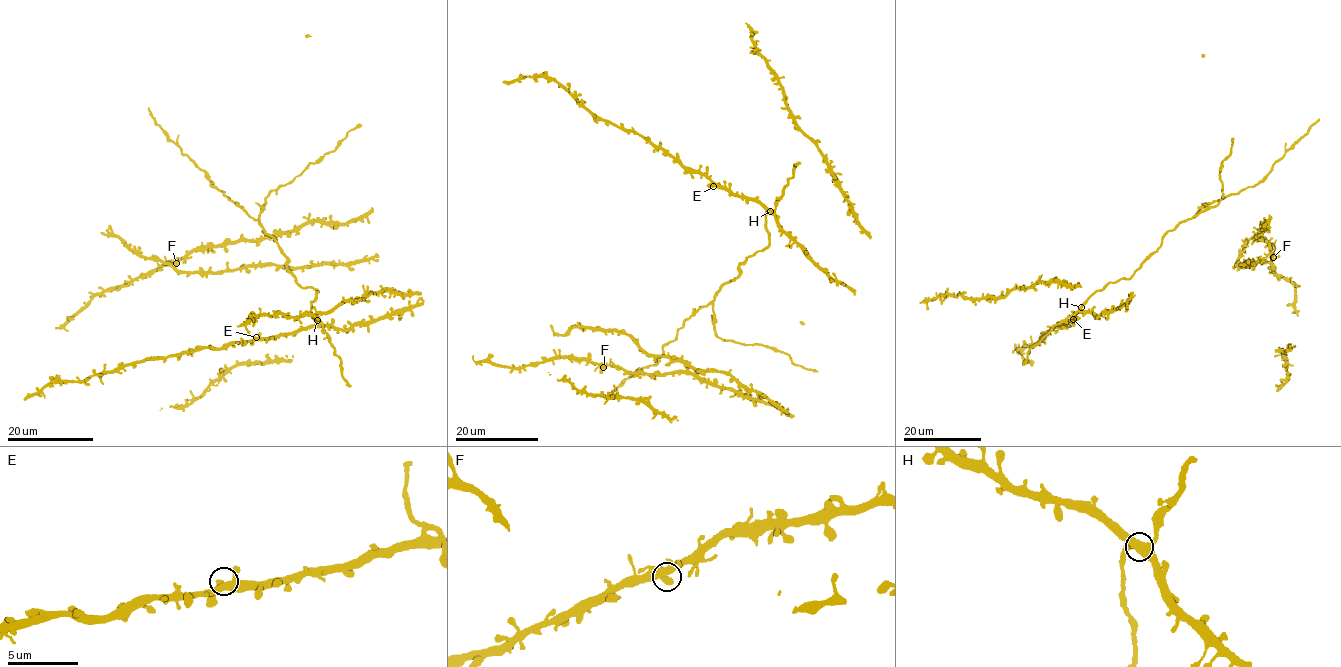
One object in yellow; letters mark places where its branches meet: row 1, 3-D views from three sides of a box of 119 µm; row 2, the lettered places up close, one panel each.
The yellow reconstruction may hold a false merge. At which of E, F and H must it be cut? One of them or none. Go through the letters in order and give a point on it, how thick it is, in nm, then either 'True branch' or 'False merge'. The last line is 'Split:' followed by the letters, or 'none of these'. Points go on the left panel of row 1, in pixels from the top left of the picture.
E: Place: (256, 337). Thickness 440 nm. True branch
F: Place: (176, 263). Thickness 380 nm. True branch
H: Place: (317, 320). Thickness 400 nm. False merge
Split: H

